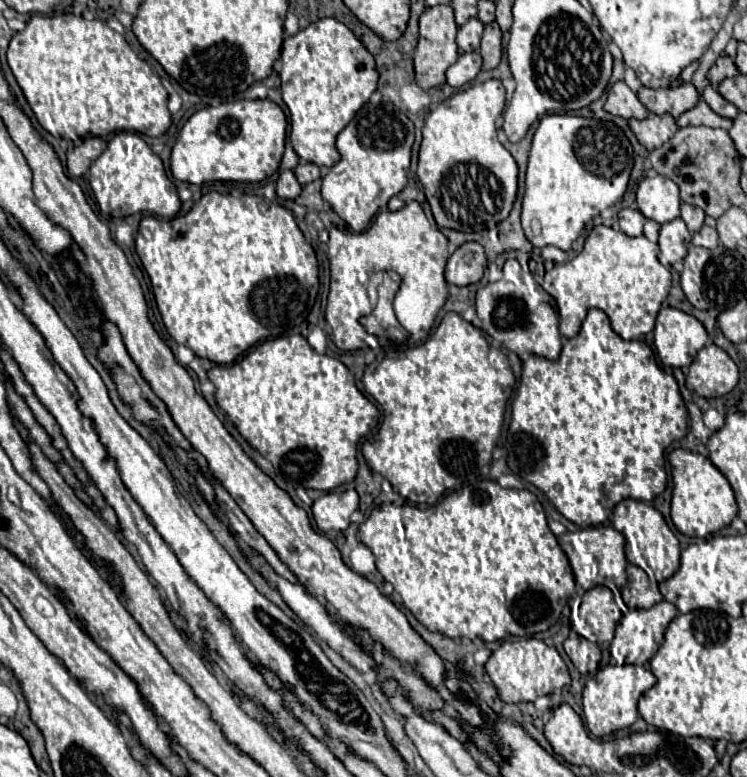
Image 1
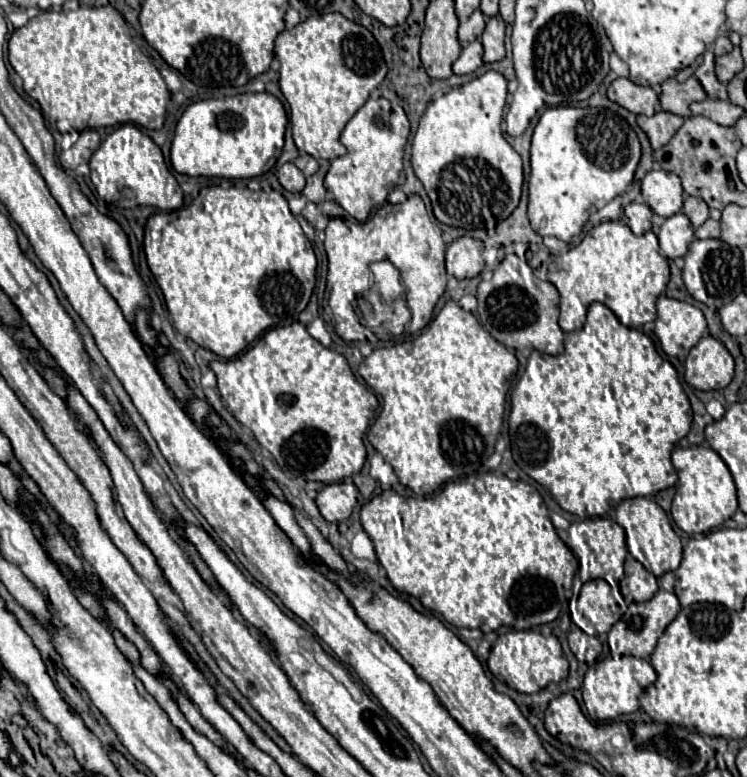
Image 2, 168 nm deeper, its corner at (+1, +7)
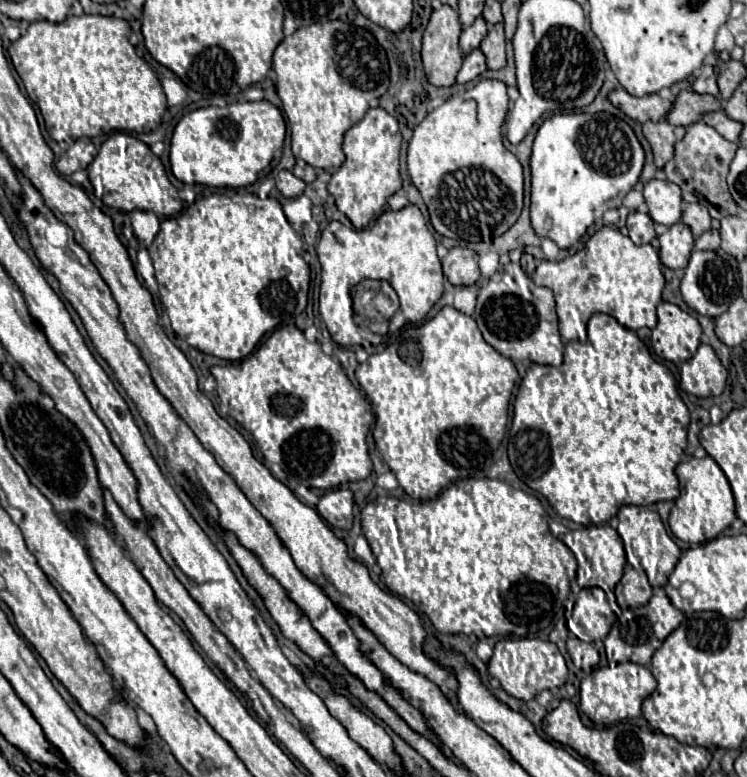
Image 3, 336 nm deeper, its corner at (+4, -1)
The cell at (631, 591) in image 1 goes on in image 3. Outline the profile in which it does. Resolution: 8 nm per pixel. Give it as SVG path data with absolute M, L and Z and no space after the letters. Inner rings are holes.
M626 565L624 574L617 585L623 585L622 598L620 588L616 589L617 602L622 608L640 607L646 605L652 597L652 587L644 571L634 569L632 565Z

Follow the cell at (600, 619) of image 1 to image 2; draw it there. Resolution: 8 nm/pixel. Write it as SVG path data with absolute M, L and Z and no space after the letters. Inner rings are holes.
M605 579L587 581L577 603L569 603L572 622L590 636L605 635L621 617L621 609Z

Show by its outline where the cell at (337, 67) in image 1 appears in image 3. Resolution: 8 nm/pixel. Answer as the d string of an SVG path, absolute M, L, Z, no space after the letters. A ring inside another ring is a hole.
M344 21L314 23L300 27L294 35L284 37L274 51L272 67L276 71L276 93L282 99L282 109L292 127L292 153L304 159L312 167L338 169L344 163L342 137L350 125L358 123L370 107L372 99L378 99L388 89L388 61L384 49L372 37L370 31L348 25Z

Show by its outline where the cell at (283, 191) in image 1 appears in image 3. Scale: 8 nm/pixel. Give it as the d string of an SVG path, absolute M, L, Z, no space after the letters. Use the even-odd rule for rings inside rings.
M280 171L276 179L276 187L284 197L300 197L306 189L306 183L292 175L292 171Z

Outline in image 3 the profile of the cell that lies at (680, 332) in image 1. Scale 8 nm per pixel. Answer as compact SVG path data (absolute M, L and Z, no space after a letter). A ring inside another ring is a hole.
M674 303L658 305L658 325L652 329L652 349L660 359L678 363L688 361L702 339L702 327L696 317Z

